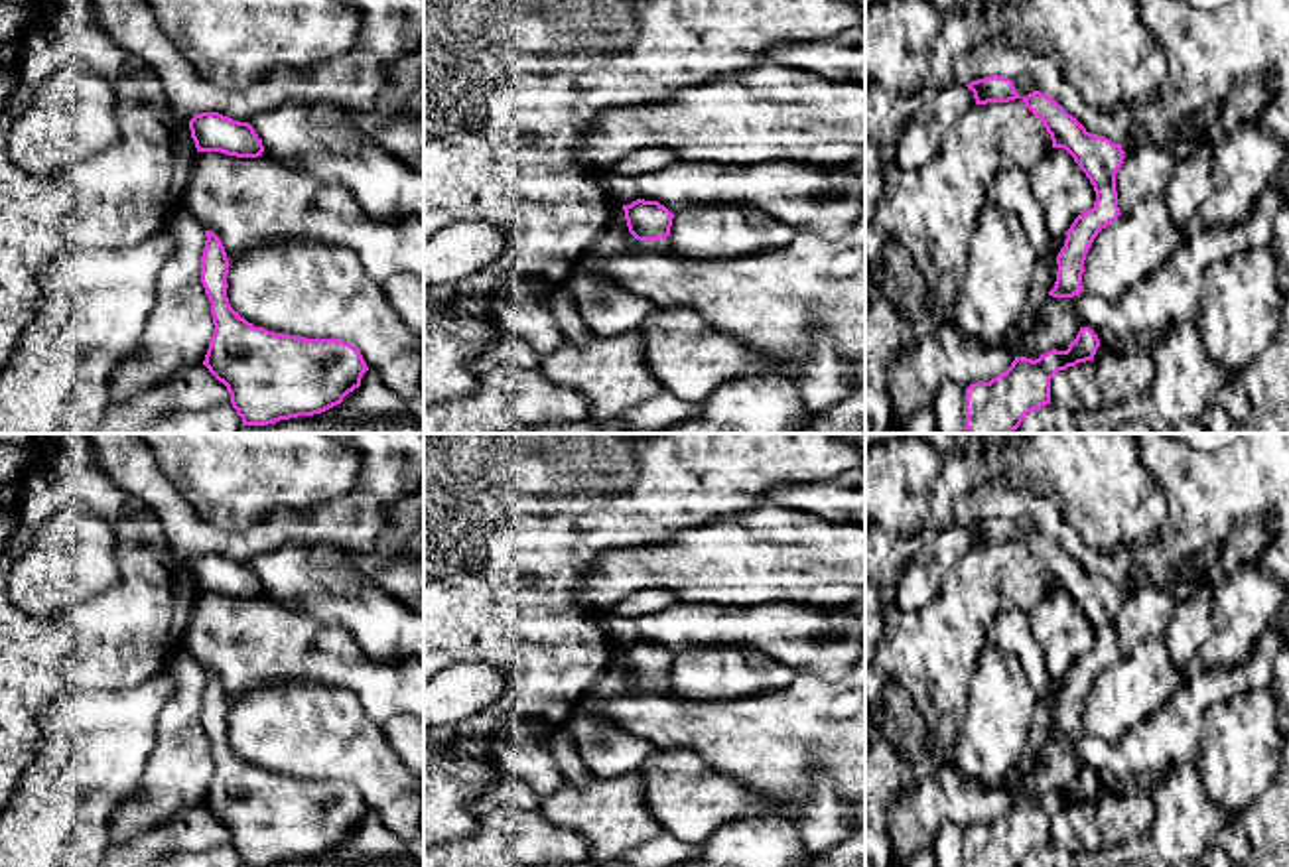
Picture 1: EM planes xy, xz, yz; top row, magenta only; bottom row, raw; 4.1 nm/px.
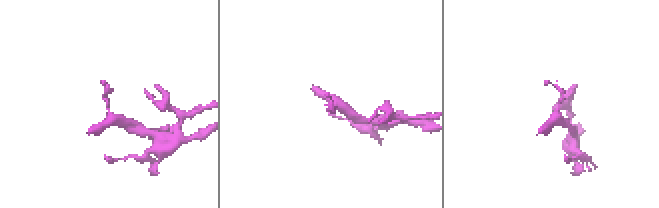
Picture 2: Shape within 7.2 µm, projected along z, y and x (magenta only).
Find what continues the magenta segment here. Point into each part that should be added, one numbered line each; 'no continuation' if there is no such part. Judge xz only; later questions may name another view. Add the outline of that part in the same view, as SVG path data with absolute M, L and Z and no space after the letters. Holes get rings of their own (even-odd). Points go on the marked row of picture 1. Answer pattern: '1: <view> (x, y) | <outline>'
no continuation

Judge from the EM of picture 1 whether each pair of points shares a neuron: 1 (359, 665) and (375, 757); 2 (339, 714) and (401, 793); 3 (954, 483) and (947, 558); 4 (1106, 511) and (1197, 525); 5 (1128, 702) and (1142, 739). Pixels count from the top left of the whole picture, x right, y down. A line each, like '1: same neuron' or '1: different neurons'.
1: different neurons
2: same neuron
3: different neurons
4: different neurons
5: different neurons

